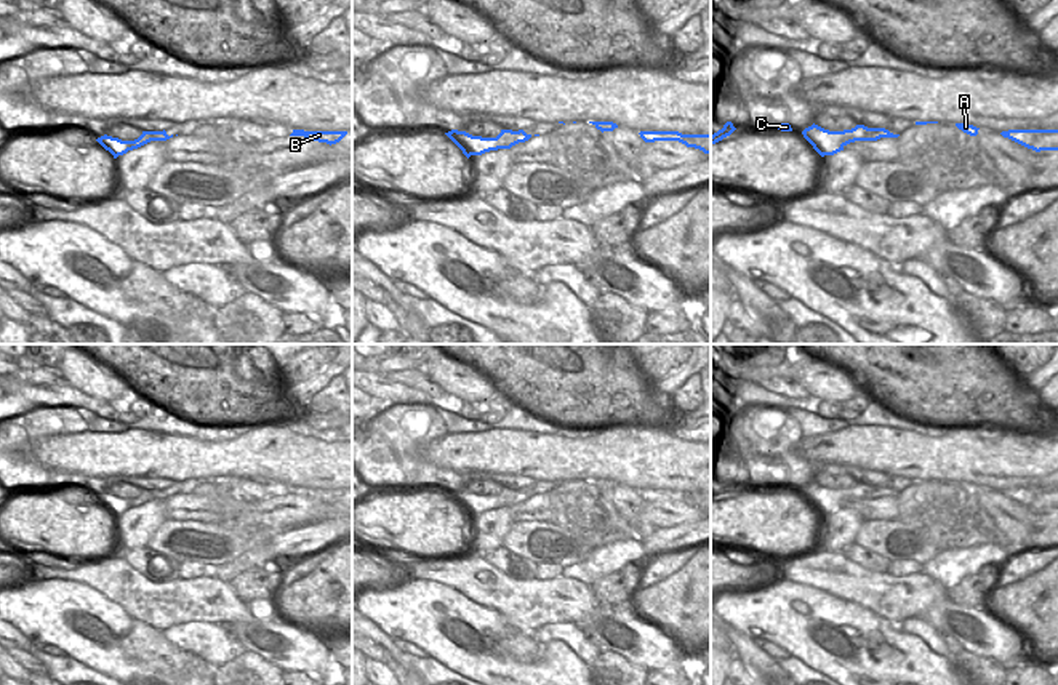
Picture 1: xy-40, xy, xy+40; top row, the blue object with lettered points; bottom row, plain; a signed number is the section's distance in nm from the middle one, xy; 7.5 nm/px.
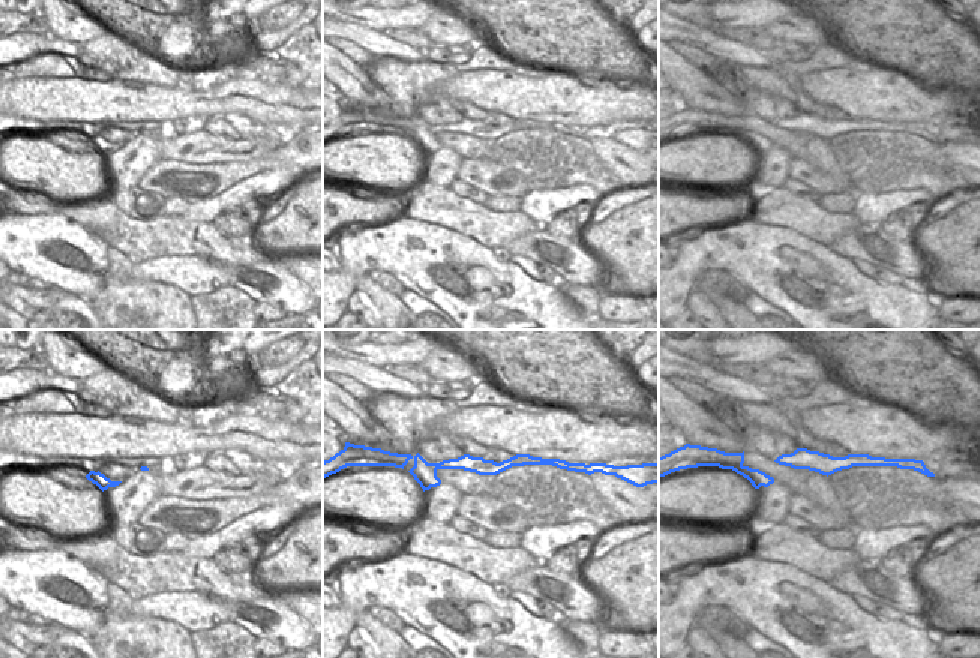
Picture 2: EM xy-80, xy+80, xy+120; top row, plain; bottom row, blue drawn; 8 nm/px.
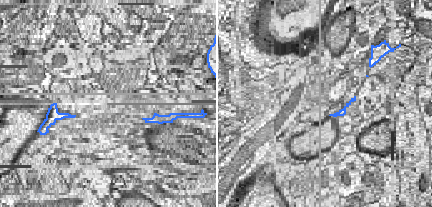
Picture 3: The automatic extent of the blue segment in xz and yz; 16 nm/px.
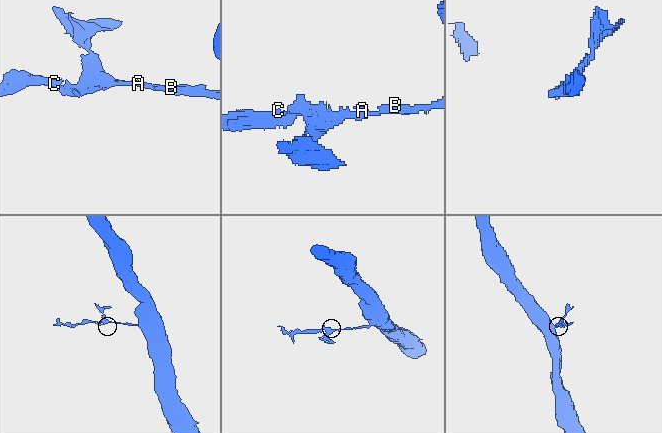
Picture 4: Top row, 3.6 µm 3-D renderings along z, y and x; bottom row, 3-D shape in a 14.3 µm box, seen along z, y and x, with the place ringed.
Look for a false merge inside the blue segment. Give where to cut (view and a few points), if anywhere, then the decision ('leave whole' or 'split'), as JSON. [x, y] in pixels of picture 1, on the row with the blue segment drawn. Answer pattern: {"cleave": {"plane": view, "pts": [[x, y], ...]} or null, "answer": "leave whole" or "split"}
{"cleave": {"plane": "xy+40", "pts": [[842, 132], [845, 135], [842, 146]]}, "answer": "split"}

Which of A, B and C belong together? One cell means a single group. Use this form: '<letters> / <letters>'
A B / C

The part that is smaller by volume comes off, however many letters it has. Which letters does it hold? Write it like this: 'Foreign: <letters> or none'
Foreign: C.

